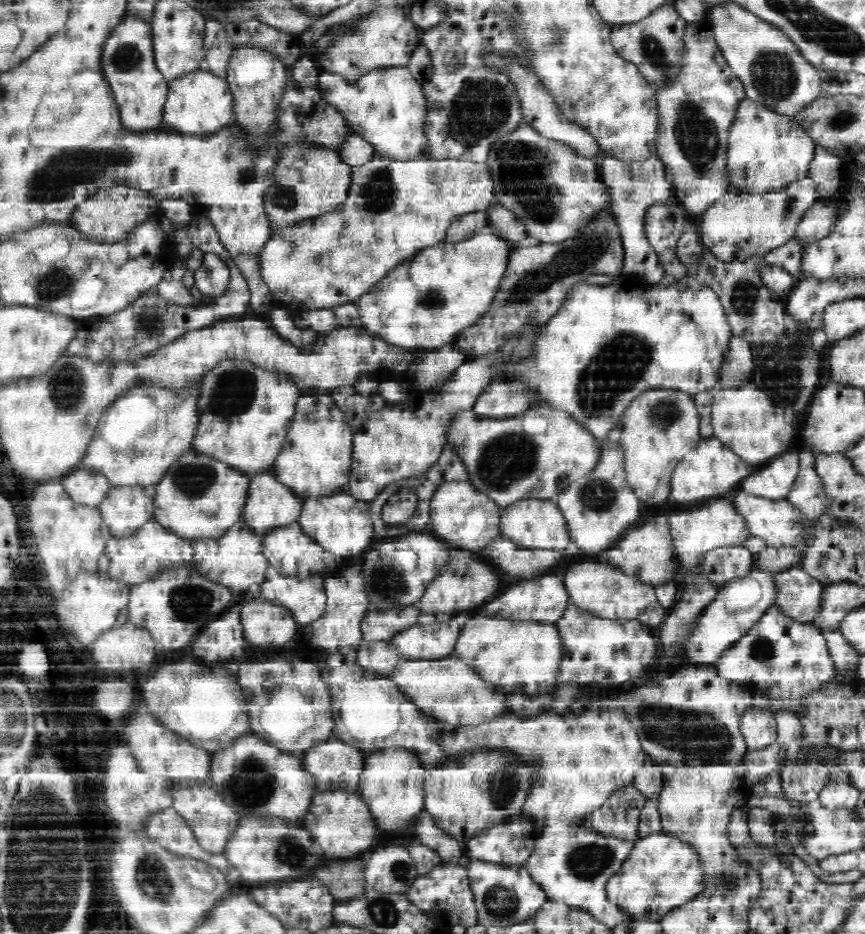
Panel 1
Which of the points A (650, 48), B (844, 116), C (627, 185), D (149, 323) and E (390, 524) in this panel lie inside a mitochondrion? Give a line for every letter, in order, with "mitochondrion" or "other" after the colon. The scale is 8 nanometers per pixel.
A: mitochondrion
B: mitochondrion
C: other
D: mitochondrion
E: other

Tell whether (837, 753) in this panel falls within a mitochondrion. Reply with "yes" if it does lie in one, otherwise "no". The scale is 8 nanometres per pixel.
no

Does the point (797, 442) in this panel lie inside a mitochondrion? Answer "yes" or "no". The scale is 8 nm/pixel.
no

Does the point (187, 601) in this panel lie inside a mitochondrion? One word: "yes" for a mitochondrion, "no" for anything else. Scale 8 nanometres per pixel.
yes

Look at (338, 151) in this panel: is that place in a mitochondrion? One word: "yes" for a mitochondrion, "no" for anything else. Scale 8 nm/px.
no

